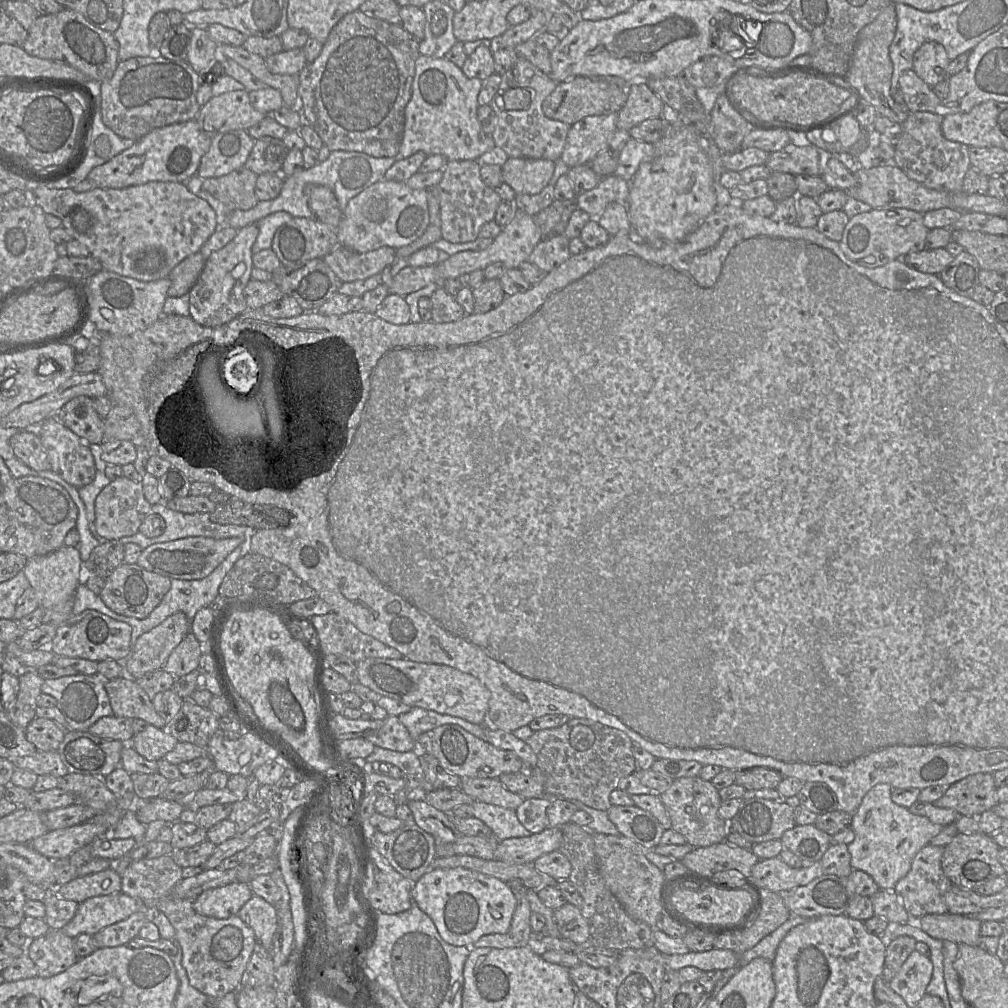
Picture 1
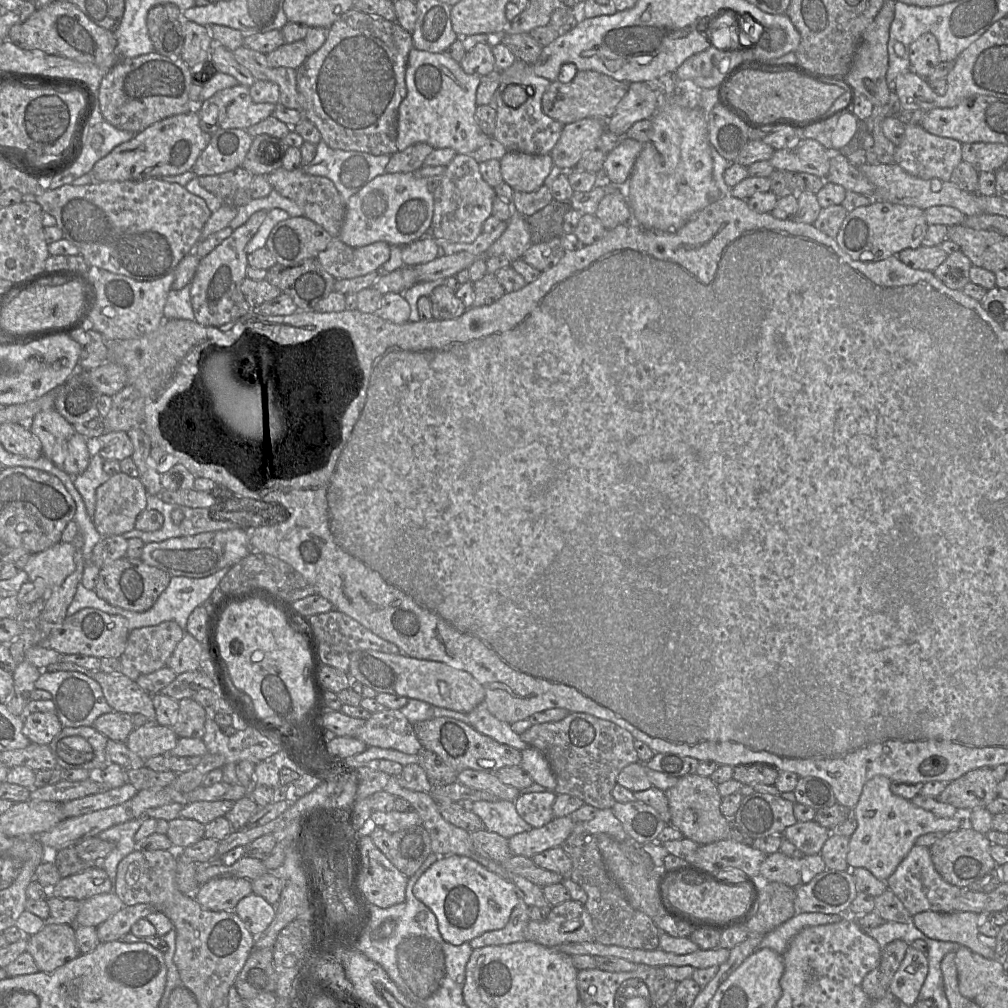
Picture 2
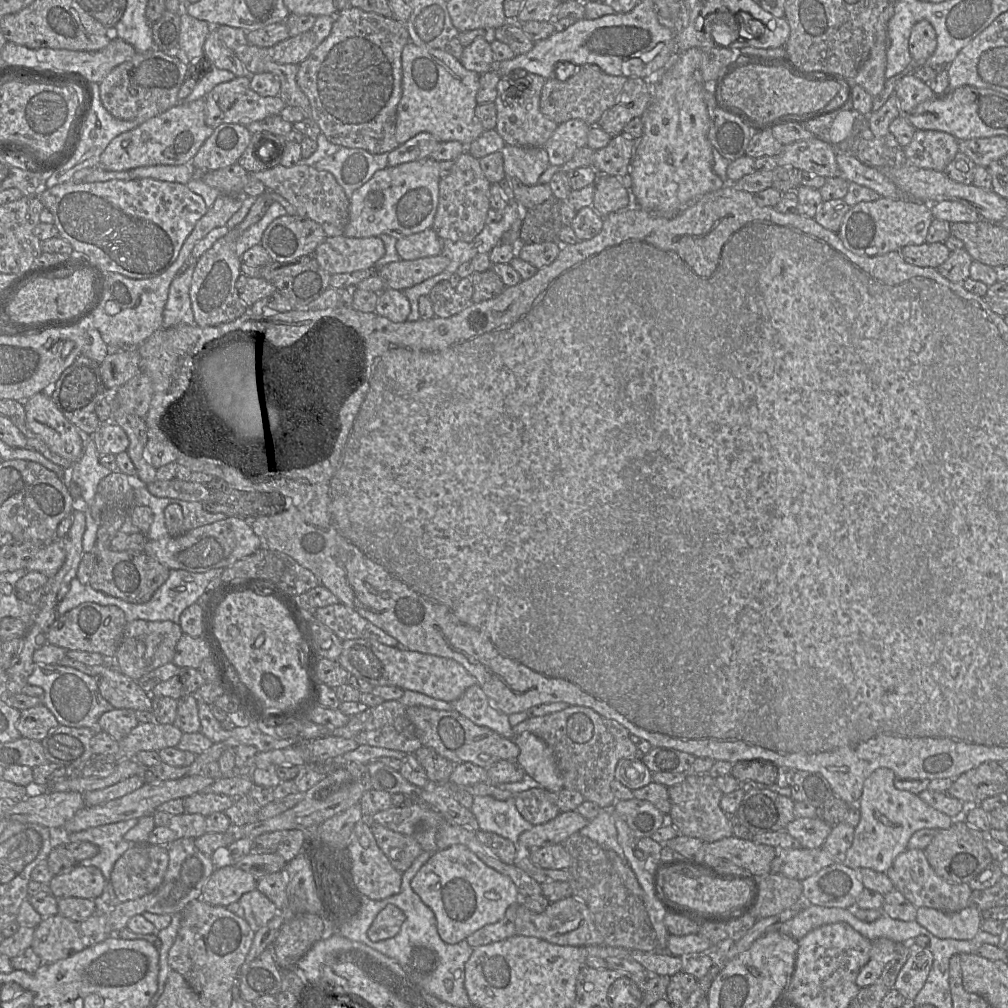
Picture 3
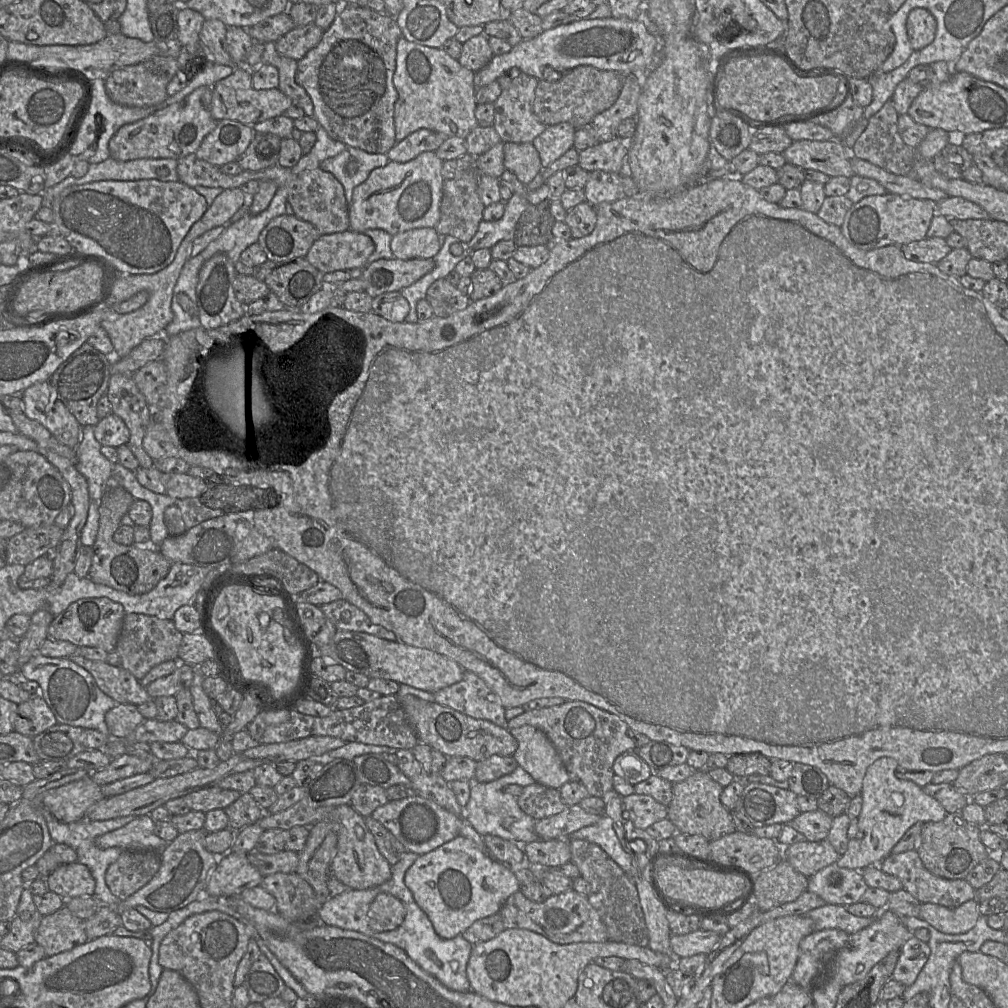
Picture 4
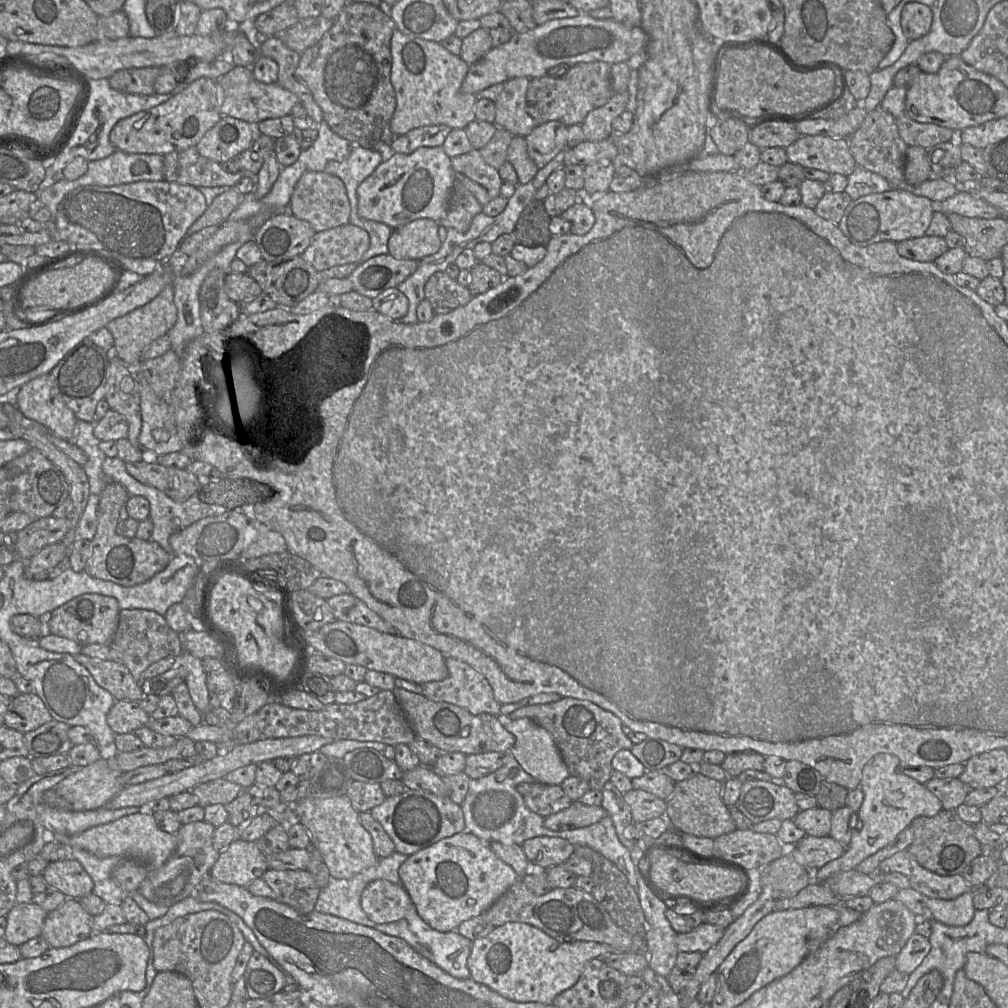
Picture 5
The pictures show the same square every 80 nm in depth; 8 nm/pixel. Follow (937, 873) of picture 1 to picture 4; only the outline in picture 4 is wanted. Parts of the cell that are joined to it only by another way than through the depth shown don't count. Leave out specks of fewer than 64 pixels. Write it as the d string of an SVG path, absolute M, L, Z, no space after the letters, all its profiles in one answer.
M909 850L899 854L890 854L879 864L879 868L887 874L897 877L903 889L909 892L920 903L934 903L947 908L956 908L974 899L975 890L965 879L945 879L929 872L923 865L917 850Z

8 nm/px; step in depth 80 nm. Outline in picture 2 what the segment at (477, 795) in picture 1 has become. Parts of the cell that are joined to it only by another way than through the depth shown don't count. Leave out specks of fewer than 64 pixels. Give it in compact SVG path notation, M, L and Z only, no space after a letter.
M474 769L459 771L457 782L470 788L490 792L500 800L514 802L520 795L518 789L502 783L496 775Z

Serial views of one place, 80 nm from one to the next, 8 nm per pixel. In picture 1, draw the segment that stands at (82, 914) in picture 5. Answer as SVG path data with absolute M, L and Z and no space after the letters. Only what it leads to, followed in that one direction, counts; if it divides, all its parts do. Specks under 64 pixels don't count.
M51 929L45 935L29 940L25 951L36 965L40 977L59 974L78 960L73 938L60 929Z

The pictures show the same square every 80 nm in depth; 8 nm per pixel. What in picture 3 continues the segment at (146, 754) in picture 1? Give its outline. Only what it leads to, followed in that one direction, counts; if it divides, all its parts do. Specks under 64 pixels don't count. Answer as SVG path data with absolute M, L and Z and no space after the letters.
M157 721L139 723L130 733L118 741L119 751L114 755L116 765L124 759L135 759L140 751L160 751L163 748L177 747L183 732L174 724Z

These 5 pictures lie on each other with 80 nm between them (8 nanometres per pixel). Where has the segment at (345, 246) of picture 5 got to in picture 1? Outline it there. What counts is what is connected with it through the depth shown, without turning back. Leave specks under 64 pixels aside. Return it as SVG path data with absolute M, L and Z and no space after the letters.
M338 245L323 260L342 282L353 282L381 273L395 260L396 250L381 247L366 253L357 253Z

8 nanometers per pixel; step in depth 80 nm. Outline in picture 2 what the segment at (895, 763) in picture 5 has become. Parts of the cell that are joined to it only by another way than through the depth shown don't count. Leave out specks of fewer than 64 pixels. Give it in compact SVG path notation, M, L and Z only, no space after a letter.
M877 775L863 786L852 816L857 828L849 837L847 863L850 868L865 868L876 878L887 881L900 862L916 844L919 836L930 832L951 832L968 823L968 818L940 818L932 812L915 806L910 800L891 792L891 780Z

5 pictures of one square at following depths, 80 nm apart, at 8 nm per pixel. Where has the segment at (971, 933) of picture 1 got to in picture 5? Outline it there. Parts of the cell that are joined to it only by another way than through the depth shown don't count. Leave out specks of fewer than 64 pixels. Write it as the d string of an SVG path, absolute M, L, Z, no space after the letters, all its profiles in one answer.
M971 892L961 894L955 899L926 899L931 919L948 926L964 926L970 923L975 914Z

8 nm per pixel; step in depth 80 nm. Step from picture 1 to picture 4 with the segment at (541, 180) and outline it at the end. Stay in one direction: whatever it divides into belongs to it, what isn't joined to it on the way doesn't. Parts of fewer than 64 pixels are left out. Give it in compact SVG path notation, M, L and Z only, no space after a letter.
M505 143L504 166L525 185L542 170L539 153L532 143Z

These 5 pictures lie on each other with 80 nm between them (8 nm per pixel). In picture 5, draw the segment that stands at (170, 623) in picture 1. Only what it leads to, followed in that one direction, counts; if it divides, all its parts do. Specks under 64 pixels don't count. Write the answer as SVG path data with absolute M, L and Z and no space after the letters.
M144 609L120 610L111 647L117 647L122 652L123 664L138 682L150 665L164 658L177 658L183 652L181 635L169 627L164 616Z

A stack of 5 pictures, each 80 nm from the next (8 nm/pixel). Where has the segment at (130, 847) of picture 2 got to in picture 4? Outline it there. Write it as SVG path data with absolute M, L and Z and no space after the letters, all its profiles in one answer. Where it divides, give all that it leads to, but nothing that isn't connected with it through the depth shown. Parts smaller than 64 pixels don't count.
M40 809L38 811L45 819L52 842L56 844L66 844L73 848L77 853L77 862L84 864L89 868L95 880L95 899L97 899L102 906L115 907L120 901L111 893L110 889L108 888L105 881L105 874L108 867L118 859L124 850L118 847L101 849L96 846L95 840L97 837L107 832L121 828L122 826L131 822L137 816L124 816L104 821L95 821L83 817L76 822L64 823L54 818L52 814L45 809Z

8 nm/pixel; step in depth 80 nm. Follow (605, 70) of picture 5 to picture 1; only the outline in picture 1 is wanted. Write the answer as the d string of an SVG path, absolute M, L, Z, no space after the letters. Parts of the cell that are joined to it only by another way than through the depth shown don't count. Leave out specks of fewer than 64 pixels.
M575 77L564 83L558 83L554 91L543 101L544 115L568 125L589 116L618 113L627 100L627 84L619 78Z

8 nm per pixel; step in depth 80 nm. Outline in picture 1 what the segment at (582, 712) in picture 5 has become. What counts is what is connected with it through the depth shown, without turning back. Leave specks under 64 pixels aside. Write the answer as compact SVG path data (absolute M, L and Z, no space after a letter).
M570 718L565 724L534 733L525 741L537 756L537 765L544 772L546 796L575 799L588 807L607 811L612 806L610 794L618 788L619 781L636 772L637 761L633 755L633 742L622 731L589 719Z

